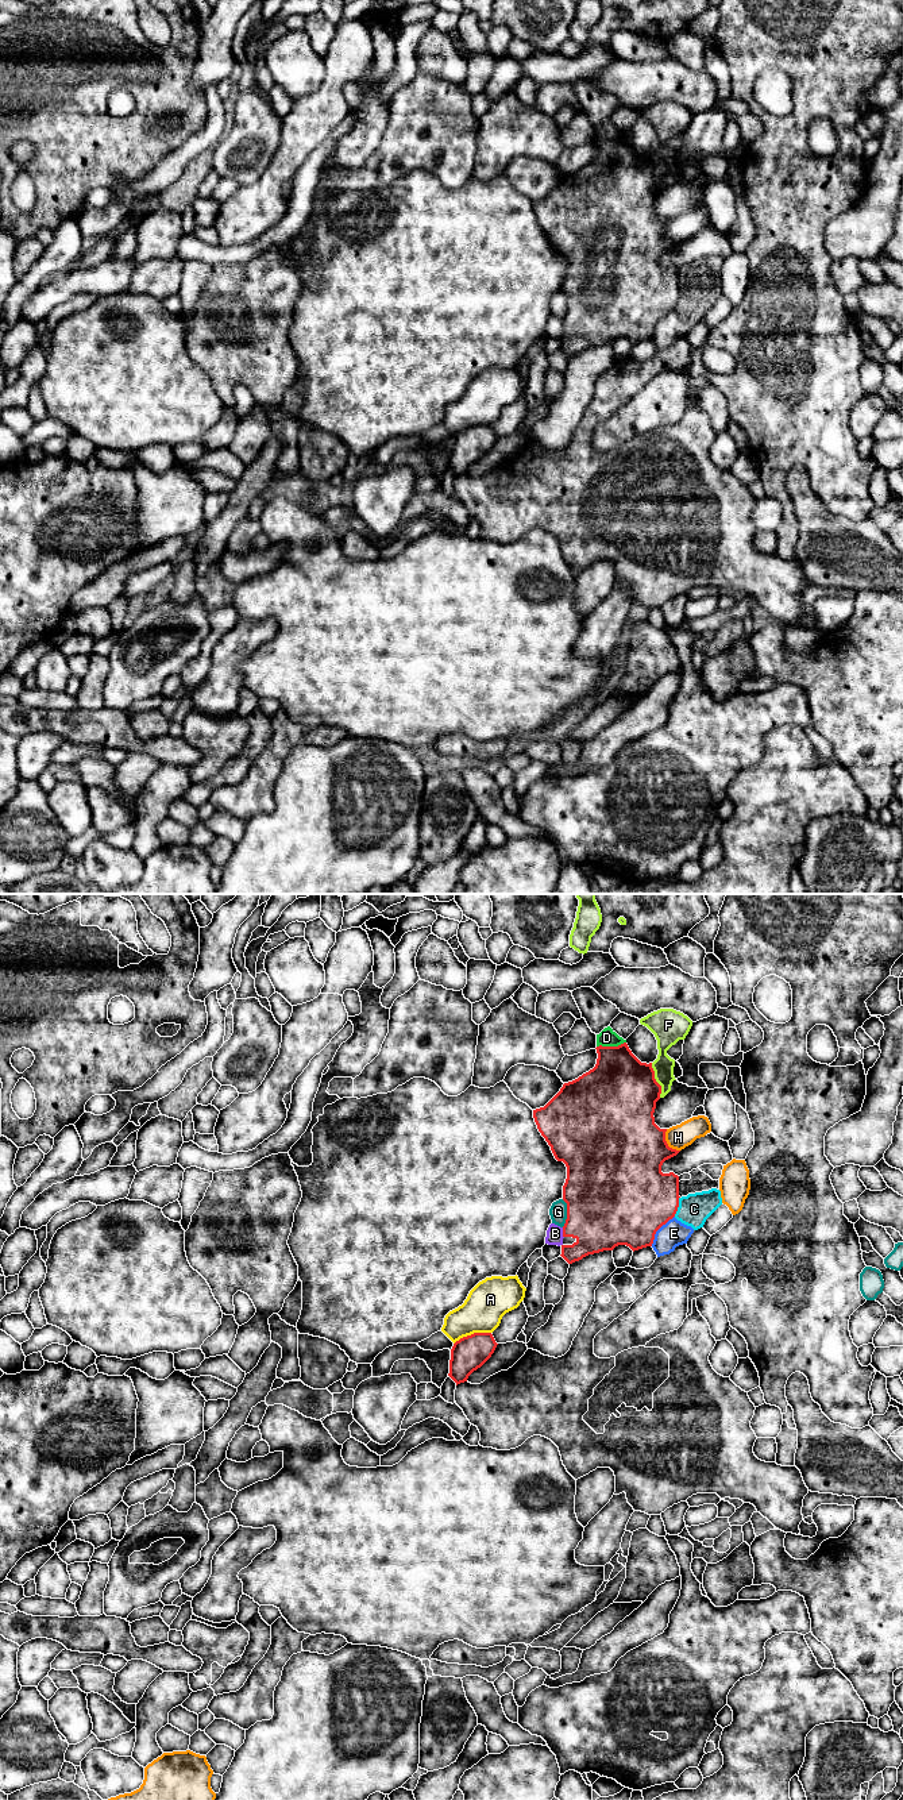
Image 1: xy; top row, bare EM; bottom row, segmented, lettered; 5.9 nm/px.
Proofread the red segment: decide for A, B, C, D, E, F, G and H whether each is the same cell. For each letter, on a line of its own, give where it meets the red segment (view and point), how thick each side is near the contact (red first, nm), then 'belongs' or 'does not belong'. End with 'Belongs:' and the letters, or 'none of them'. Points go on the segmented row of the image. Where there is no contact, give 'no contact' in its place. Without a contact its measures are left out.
A: contact xy (471, 1334); calibres 200 and 240 nm; does not belong
B: contact xy (563, 1233); calibres 400 and 100 nm; does not belong
C: contact xy (678, 1206); calibres 420 and 190 nm; does not belong
D: contact xy (610, 1047); calibres 400 and 100 nm; does not belong
E: contact xy (658, 1229); calibres 500 and 160 nm; does not belong
F: contact xy (655, 1080); calibres 460 and 120 nm; does not belong
G: contact xy (567, 1213); calibres 500 and 110 nm; does not belong
H: contact xy (666, 1143); calibres 480 and 150 nm; does not belong
Belongs: none of them

